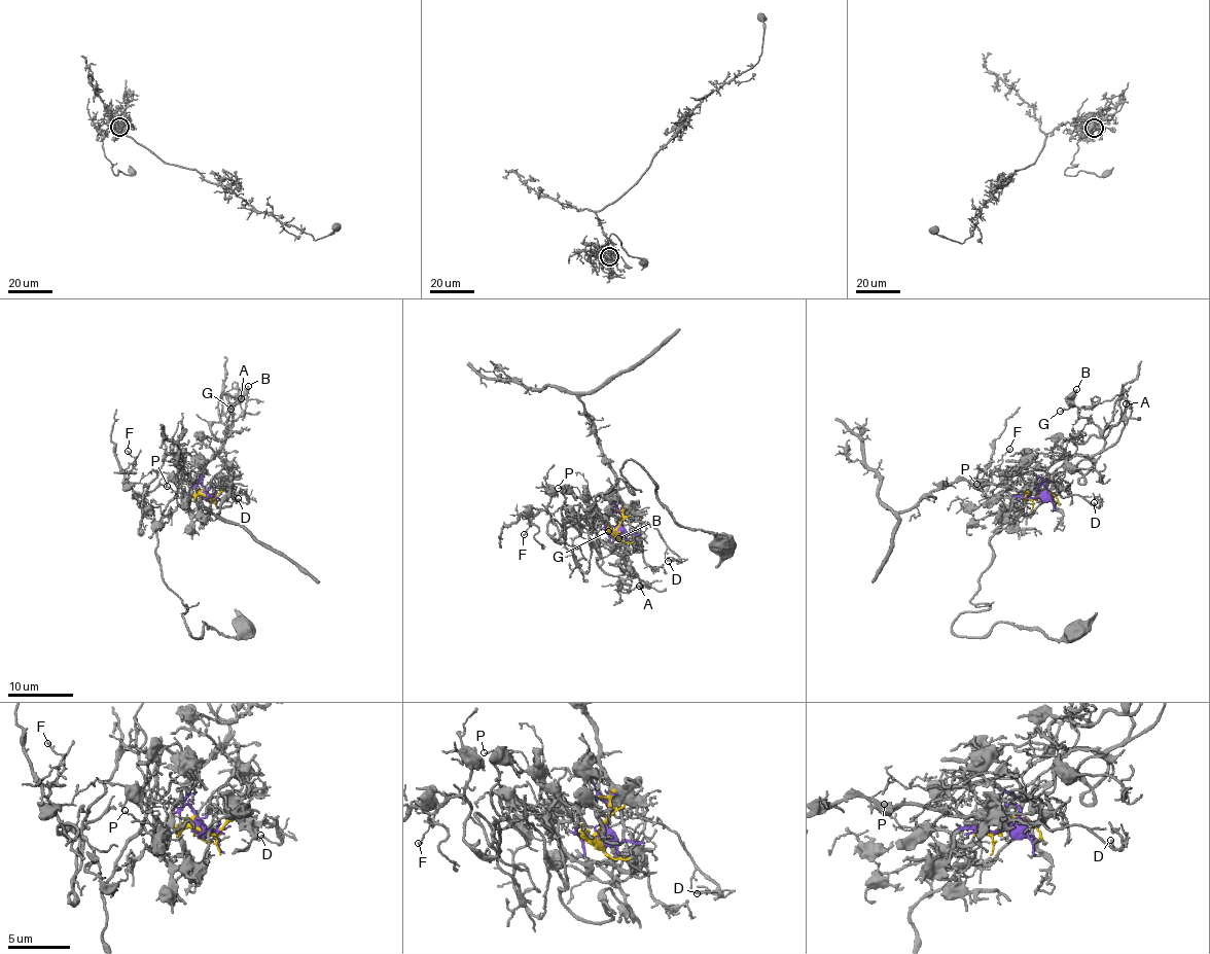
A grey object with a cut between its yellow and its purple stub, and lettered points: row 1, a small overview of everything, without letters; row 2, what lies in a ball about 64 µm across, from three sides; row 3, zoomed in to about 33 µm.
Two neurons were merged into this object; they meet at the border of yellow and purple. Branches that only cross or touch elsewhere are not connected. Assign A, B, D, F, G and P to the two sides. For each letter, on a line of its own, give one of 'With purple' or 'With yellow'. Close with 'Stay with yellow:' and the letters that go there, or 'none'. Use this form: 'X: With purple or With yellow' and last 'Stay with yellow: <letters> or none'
A: With purple
B: With purple
D: With yellow
F: With purple
G: With purple
P: With purple
Stay with yellow: D

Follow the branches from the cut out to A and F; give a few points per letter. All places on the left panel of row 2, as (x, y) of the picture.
A: (207, 495), (200, 467), (180, 479), (186, 453), (205, 465), (217, 453), (210, 428), (226, 433), (241, 398)
F: (207, 495), (200, 467), (187, 481), (181, 458), (165, 452), (135, 497), (142, 496), (128, 482), (127, 451)

